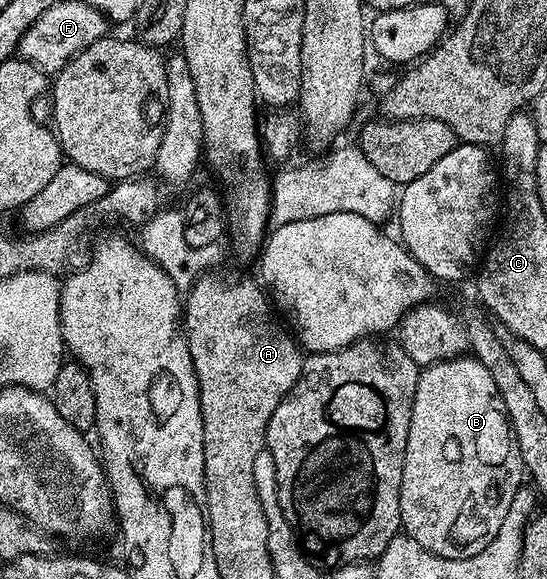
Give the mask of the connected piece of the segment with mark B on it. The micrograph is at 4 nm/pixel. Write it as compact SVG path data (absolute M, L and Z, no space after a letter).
M473 355L454 357L450 361L441 361L435 365L427 365L419 372L416 395L412 403L412 419L408 431L408 443L404 455L404 471L400 483L400 519L405 536L420 543L422 549L428 550L437 557L448 559L464 559L472 555L480 555L492 539L496 539L496 531L500 531L500 523L504 523L504 515L508 515L508 507L512 507L512 499L518 489L524 485L524 466L518 450L518 441L514 438L514 428L504 411L504 403L500 399L500 391L496 391L496 383L492 383L492 375L488 375L484 363L480 363Z

